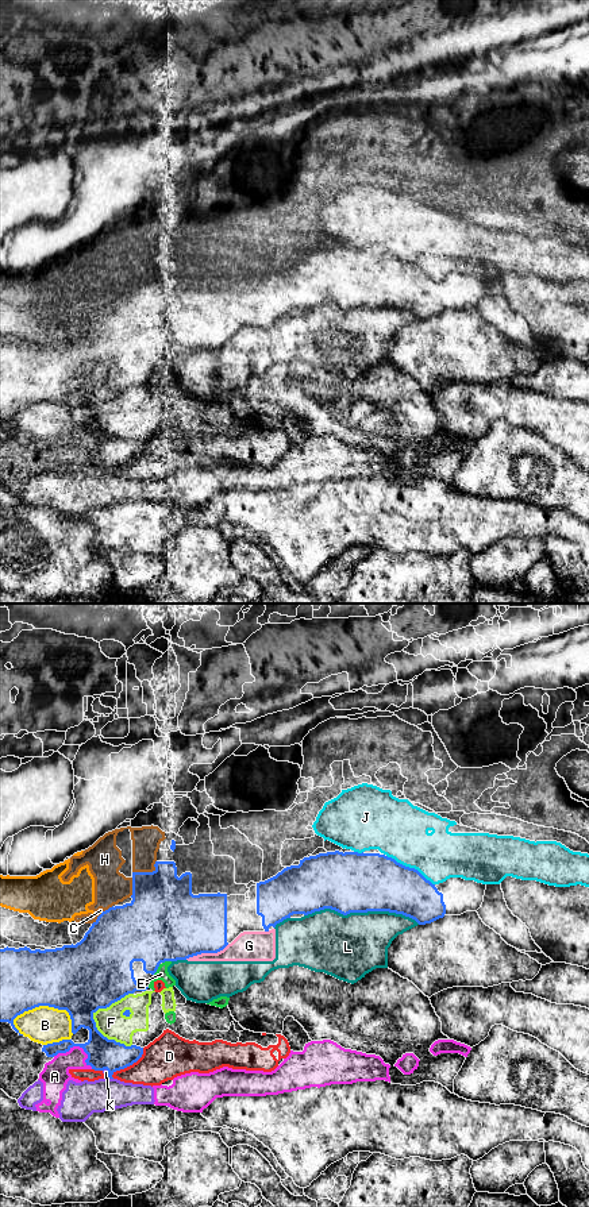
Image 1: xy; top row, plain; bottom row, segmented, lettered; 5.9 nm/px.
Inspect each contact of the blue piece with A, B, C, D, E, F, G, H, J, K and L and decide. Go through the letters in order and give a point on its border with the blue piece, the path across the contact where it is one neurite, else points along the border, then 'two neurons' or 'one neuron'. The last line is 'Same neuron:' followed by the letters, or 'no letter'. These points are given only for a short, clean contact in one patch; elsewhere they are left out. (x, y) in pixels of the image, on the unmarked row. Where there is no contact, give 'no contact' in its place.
A: meets blue in xy at (77, 440); two neurons
B: meets blue in xy at (50, 401); two neurons
C: meets blue in xy at (101, 308); two neurons
D: meets blue in xy at (130, 459); one neuron
E: meets blue in xy at (157, 363); two neurons
F: meets blue in xy at (92, 412); two neurons
G: meets blue in xy at (207, 347); two neurons
H: meets blue in xy at (147, 267); one neuron
J: meets blue in xy at (411, 263); two neurons
K: meets blue in xy at (110, 473); two neurons
L: meets blue in xy at (362, 307); two neurons
Same neuron: D, H

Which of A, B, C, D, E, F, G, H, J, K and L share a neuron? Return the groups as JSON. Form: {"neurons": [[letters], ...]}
{"neurons": [["A", "K"], ["B"], ["C"], ["D", "H"], ["E", "G", "L"], ["F"], ["J"]]}

